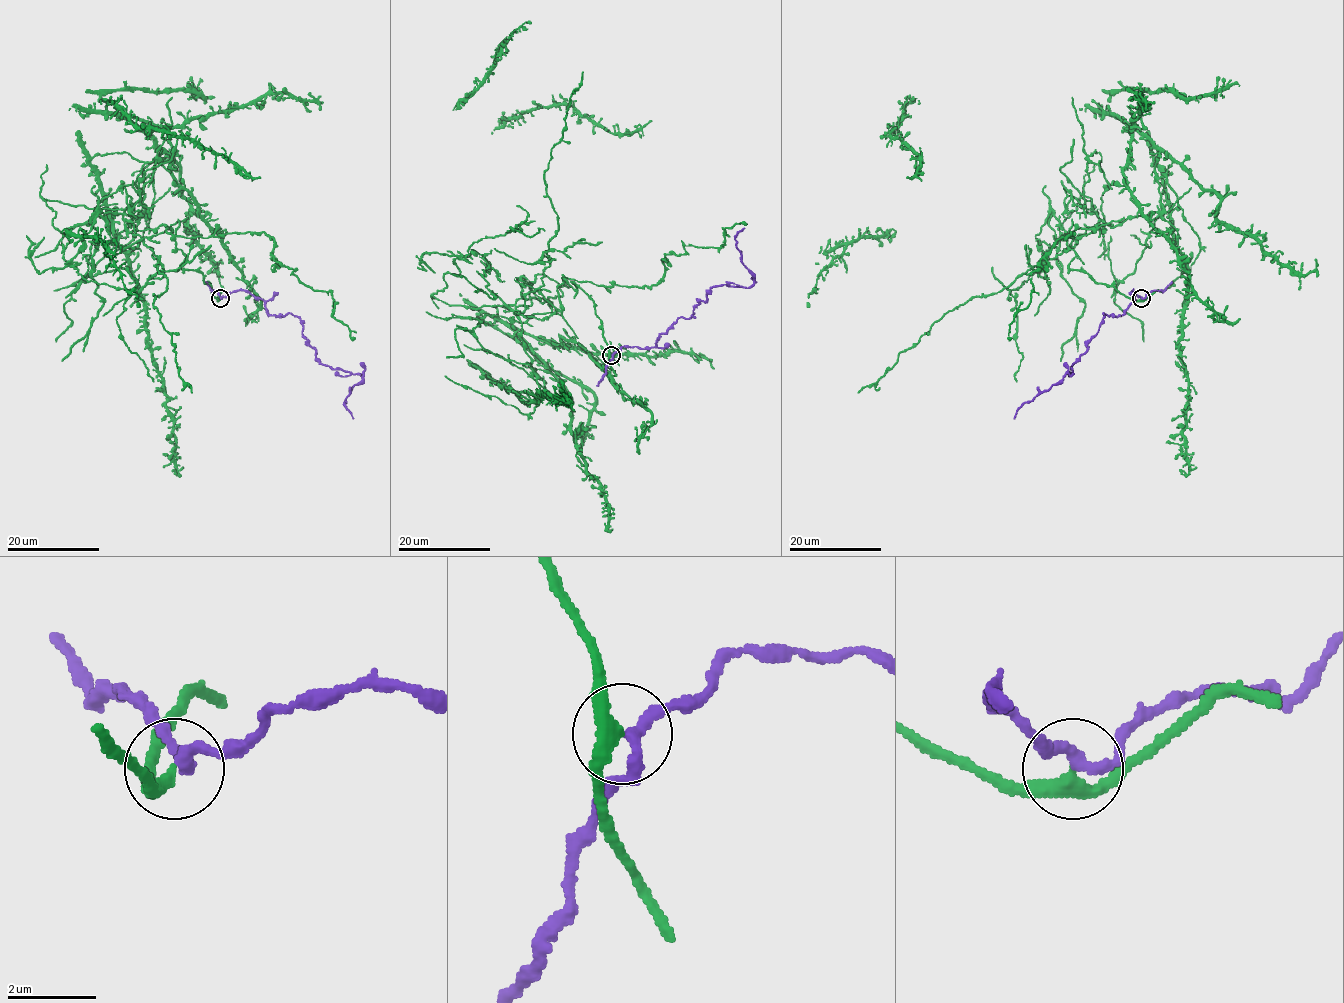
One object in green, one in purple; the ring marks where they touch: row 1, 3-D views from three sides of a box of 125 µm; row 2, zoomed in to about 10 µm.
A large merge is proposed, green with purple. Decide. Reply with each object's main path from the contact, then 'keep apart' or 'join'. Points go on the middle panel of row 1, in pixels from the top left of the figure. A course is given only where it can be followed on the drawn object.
green via (611, 354), (565, 280), (544, 319), (515, 313), (533, 375), (522, 332), (573, 339), (643, 406), (639, 454) | purple via (611, 354), (623, 346), (654, 347), (713, 287), (749, 288), (754, 276), (735, 239), (744, 228) | keep apart

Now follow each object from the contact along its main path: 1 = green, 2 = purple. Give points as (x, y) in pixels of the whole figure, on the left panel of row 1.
1: (220, 299), (167, 227), (124, 223), (161, 151), (131, 116), (166, 133), (171, 176), (260, 300), (248, 318)
2: (220, 299), (246, 289), (263, 300), (268, 315), (291, 312), (322, 364), (363, 373), (344, 402), (353, 418)

